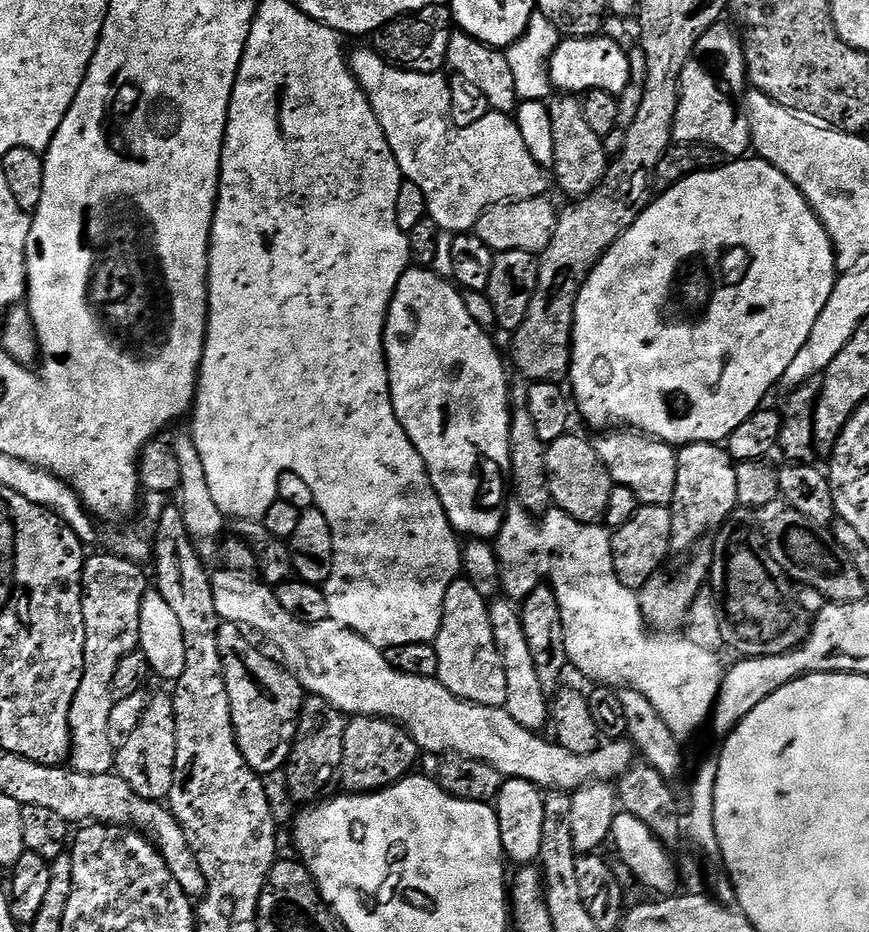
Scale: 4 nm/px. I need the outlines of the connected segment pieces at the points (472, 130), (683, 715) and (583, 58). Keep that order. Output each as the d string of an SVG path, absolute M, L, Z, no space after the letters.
M368 48L351 53L350 67L361 90L368 95L370 106L386 134L386 142L390 142L390 150L398 162L401 177L422 190L427 202L427 217L437 224L439 231L471 233L478 218L482 218L492 204L528 200L532 196L547 193L548 176L540 169L543 168L541 161L533 158L524 141L525 129L521 125L519 128L509 113L490 111L458 130L452 125L452 88L443 71L405 72L389 64L379 52Z
M514 506L505 513L504 524L494 540L494 549L500 566L501 587L509 599L523 601L542 583L550 585L558 598L563 641L571 665L602 668L607 683L624 682L623 685L646 696L661 720L680 740L694 733L703 722L705 725L726 671L721 657L695 645L681 633L657 634L649 630L641 613L639 595L626 587L614 570L611 533L603 525L580 523L557 508L537 520L522 507Z
M607 34L589 36L586 39L561 39L551 60L551 80L553 85L560 84L565 93L583 94L589 90L609 92L617 98L623 97L628 83L632 80L632 64L624 53L624 48Z

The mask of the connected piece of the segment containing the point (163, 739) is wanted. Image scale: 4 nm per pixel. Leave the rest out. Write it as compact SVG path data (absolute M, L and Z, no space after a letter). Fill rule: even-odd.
M165 694L157 700L149 699L148 708L142 714L142 722L138 722L134 734L130 734L130 738L126 738L126 742L122 742L122 746L115 749L114 772L140 796L141 801L167 801L174 786L177 750L176 715L171 695Z

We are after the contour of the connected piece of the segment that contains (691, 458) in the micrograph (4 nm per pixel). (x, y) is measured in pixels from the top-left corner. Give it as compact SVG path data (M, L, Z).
M685 444L677 451L676 457L678 482L670 505L670 549L673 553L688 554L697 547L696 540L702 539L707 532L715 533L733 515L731 512L737 511L738 474L732 457L720 444Z

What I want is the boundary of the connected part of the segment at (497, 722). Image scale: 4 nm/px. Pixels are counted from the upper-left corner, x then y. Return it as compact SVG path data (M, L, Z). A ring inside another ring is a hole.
M234 570L217 572L218 574L212 576L212 589L216 615L223 623L237 625L249 633L257 632L262 639L269 640L276 647L275 655L295 676L305 693L326 698L326 702L330 702L349 717L379 716L382 720L392 720L395 724L402 725L425 753L444 752L440 754L469 756L482 763L488 763L504 778L524 779L541 790L560 789L569 794L592 781L619 781L637 759L637 749L628 738L608 740L585 756L572 754L557 742L551 739L543 740L543 735L523 728L511 717L505 707L491 708L481 704L471 704L469 700L460 700L454 694L450 694L450 690L446 690L446 686L441 684L439 679L402 674L397 668L390 666L387 655L381 649L366 642L366 638L362 638L357 632L343 628L338 622L329 619L317 624L298 622L298 618L282 610L282 605L278 603L276 597L275 587L264 583L263 579L246 574L234 574Z

